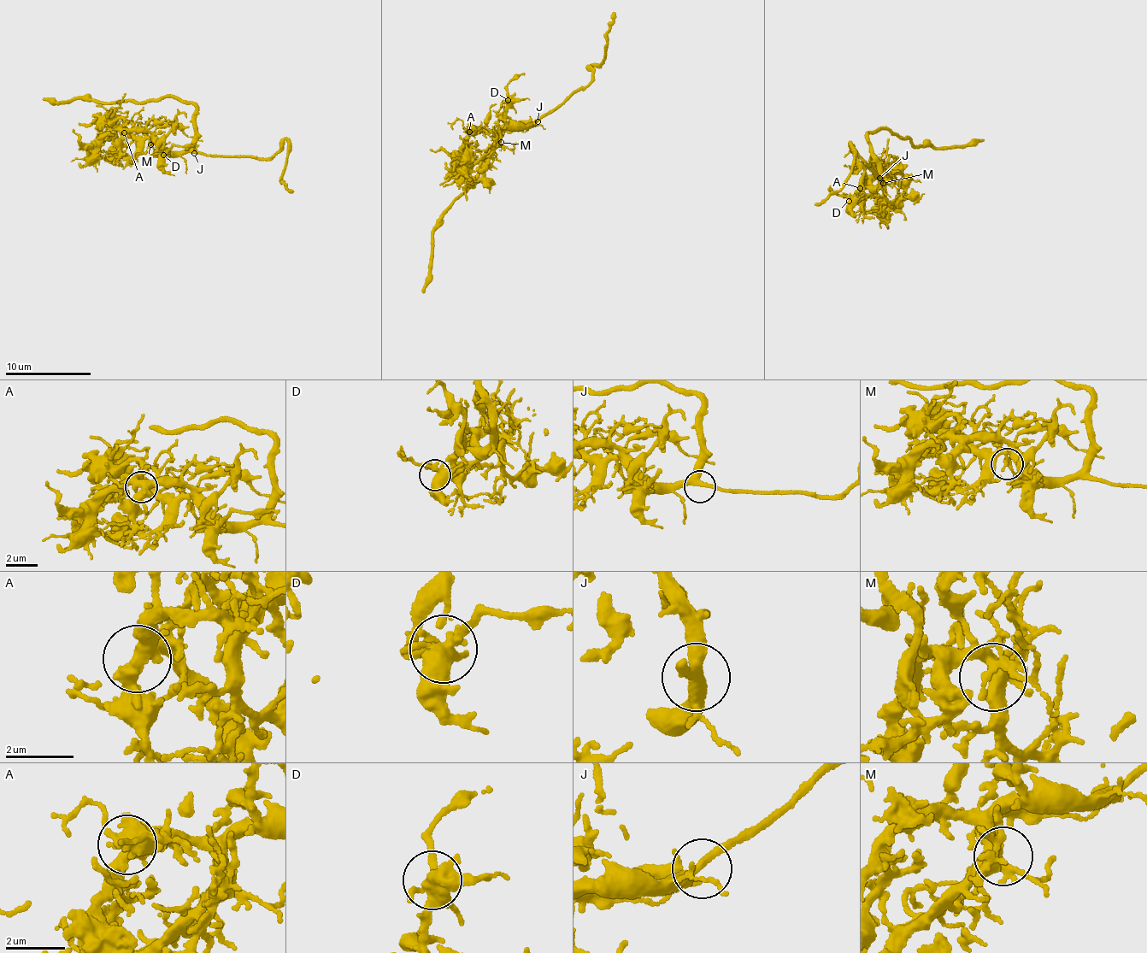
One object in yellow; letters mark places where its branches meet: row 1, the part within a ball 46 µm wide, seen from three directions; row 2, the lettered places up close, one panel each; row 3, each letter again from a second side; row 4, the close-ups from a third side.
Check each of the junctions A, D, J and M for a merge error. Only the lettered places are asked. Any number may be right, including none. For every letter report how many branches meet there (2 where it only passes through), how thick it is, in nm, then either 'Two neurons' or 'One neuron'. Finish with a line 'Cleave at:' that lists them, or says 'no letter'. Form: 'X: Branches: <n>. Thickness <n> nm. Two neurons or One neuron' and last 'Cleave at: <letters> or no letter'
A: Branches: 5. Thickness 440 nm. One neuron
D: Branches: 5. Thickness 460 nm. One neuron
J: Branches: 3. Thickness 320 nm. One neuron
M: Branches: 5. Thickness 240 nm. One neuron
Cleave at: no letter

